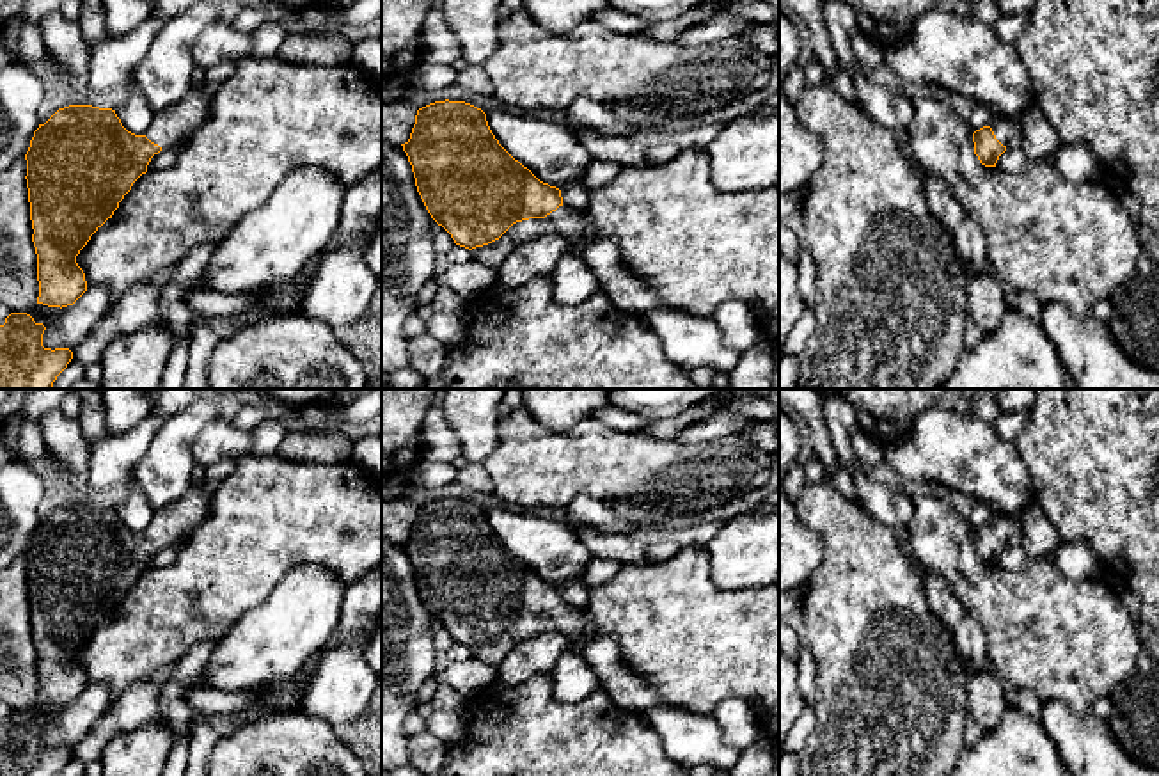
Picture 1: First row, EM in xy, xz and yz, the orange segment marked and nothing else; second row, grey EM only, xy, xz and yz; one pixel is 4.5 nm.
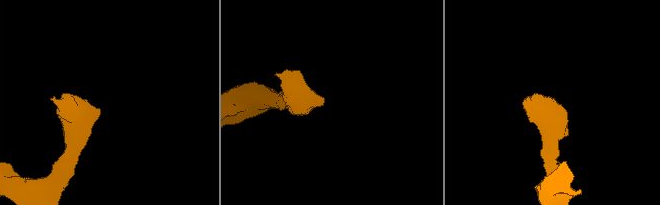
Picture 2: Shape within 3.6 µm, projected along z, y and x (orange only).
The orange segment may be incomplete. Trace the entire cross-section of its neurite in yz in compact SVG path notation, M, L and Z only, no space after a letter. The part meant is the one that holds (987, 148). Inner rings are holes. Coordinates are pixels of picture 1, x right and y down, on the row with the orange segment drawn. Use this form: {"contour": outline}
{"contour": "M1017 117L994 119L973 133L974 154L985 167L996 167L1006 149L1021 149L1022 126Z"}

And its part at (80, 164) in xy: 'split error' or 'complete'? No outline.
split error

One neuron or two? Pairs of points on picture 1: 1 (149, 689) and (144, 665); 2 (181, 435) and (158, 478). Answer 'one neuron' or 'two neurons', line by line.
1: two neurons
2: one neuron

